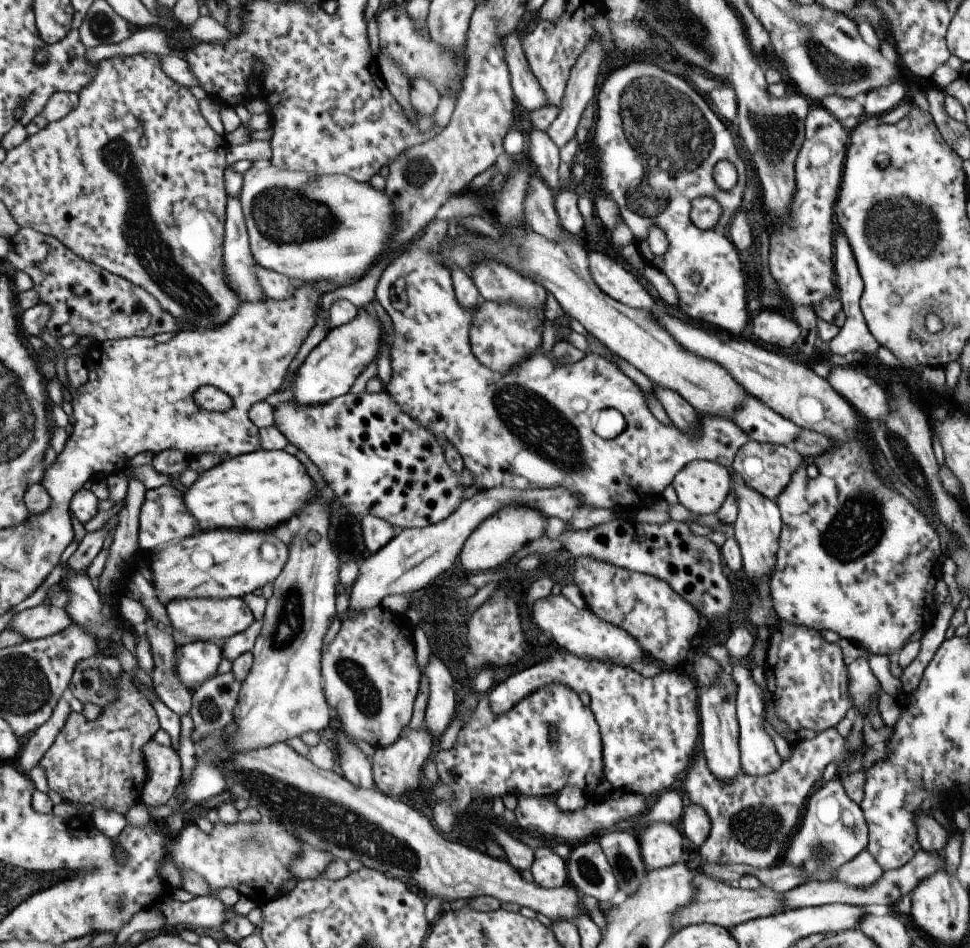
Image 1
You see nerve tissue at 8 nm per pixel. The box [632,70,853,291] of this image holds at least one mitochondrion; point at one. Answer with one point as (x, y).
(776, 134)

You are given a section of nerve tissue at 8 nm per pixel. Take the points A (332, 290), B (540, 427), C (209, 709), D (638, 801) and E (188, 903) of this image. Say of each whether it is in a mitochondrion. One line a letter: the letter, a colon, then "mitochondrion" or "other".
A: other
B: mitochondrion
C: mitochondrion
D: other
E: other

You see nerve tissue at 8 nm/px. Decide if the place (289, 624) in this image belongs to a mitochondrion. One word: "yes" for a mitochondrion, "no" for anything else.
yes

